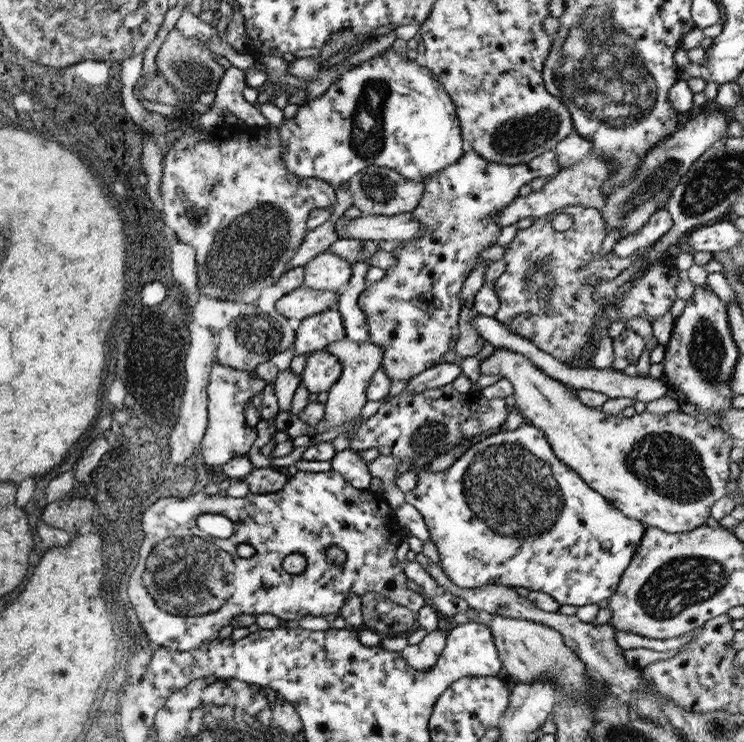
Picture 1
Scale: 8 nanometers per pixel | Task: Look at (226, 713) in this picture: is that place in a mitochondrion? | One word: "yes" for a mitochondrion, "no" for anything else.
yes

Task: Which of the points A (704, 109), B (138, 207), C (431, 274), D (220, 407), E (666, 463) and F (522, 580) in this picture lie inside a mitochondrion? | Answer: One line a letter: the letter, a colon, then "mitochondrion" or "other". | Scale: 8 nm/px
A: other
B: other
C: other
D: other
E: mitochondrion
F: other

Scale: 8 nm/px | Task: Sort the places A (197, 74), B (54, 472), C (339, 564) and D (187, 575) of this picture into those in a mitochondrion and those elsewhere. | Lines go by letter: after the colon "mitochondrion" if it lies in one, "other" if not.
A: mitochondrion
B: other
C: other
D: mitochondrion

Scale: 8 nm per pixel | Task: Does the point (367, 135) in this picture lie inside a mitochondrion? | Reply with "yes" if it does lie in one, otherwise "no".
yes

